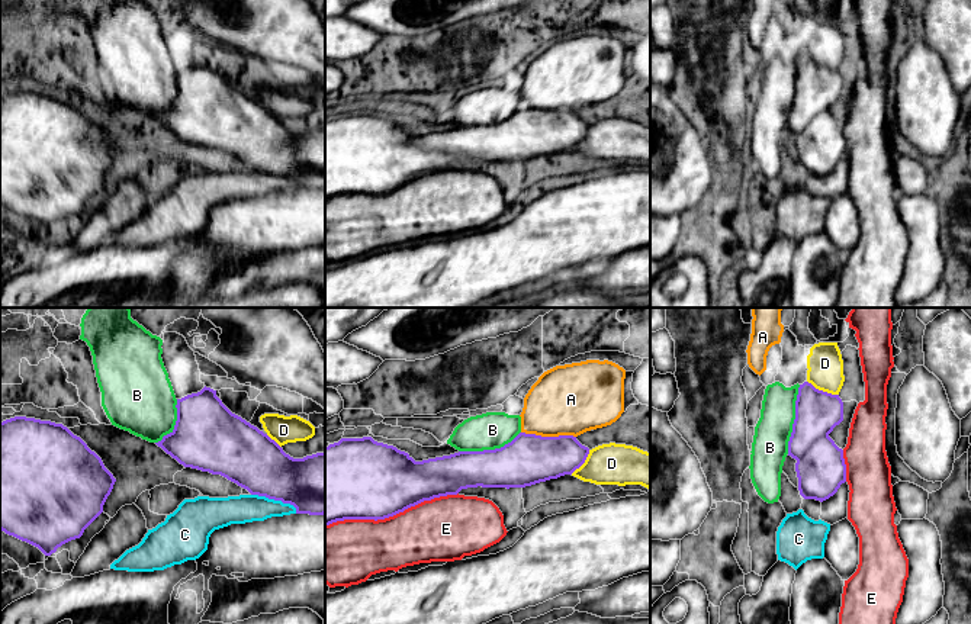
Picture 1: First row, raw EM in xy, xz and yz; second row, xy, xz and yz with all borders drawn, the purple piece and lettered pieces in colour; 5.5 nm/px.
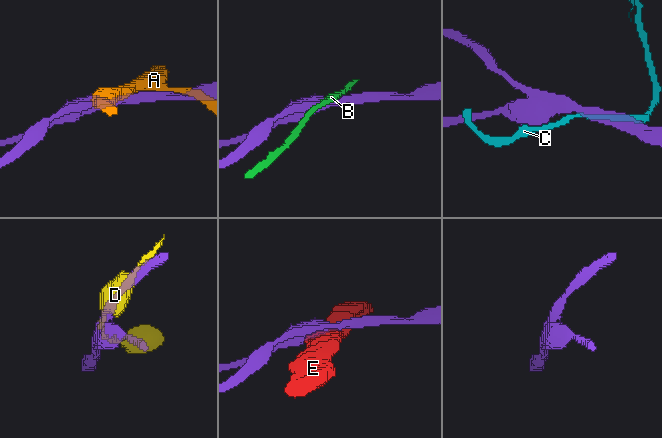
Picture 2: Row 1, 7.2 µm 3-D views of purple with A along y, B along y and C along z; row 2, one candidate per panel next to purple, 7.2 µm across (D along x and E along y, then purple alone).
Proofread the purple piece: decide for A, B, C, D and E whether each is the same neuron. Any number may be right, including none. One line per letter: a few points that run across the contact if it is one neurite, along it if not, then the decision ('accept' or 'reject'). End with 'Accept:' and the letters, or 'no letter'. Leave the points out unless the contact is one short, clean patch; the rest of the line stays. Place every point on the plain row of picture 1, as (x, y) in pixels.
A: reject
B: reject
C: reject
D: reject
E: reject
Accept: no letter

